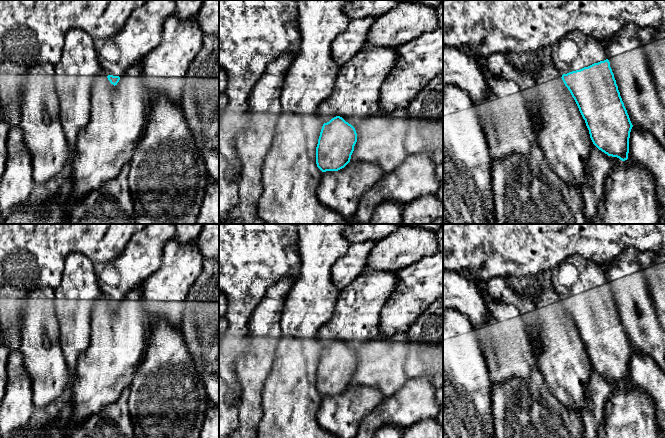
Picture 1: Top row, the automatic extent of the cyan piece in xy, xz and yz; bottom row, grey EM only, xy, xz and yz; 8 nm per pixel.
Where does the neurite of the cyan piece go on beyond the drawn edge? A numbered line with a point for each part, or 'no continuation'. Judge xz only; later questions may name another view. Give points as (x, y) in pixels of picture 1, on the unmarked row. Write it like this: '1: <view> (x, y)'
no continuation

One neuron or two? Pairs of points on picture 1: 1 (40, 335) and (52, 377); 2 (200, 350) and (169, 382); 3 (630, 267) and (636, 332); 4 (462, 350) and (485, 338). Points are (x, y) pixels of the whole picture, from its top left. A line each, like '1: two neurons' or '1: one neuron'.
1: one neuron
2: two neurons
3: one neuron
4: two neurons

